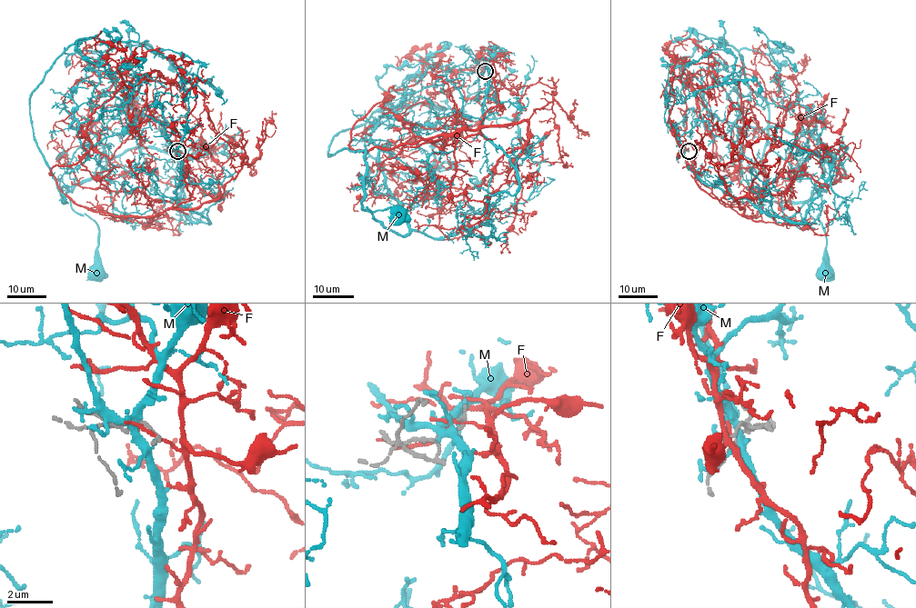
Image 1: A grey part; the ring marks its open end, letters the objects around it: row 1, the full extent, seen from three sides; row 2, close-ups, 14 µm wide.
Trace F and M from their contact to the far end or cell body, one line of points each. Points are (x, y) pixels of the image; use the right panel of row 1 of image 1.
F: (681, 152), (717, 199), (739, 207), (759, 192), (728, 174), (702, 98), (672, 68), (678, 59), (719, 65)
M: (682, 150), (702, 181), (806, 223), (846, 147), (844, 173), (817, 193), (826, 237), (820, 271)

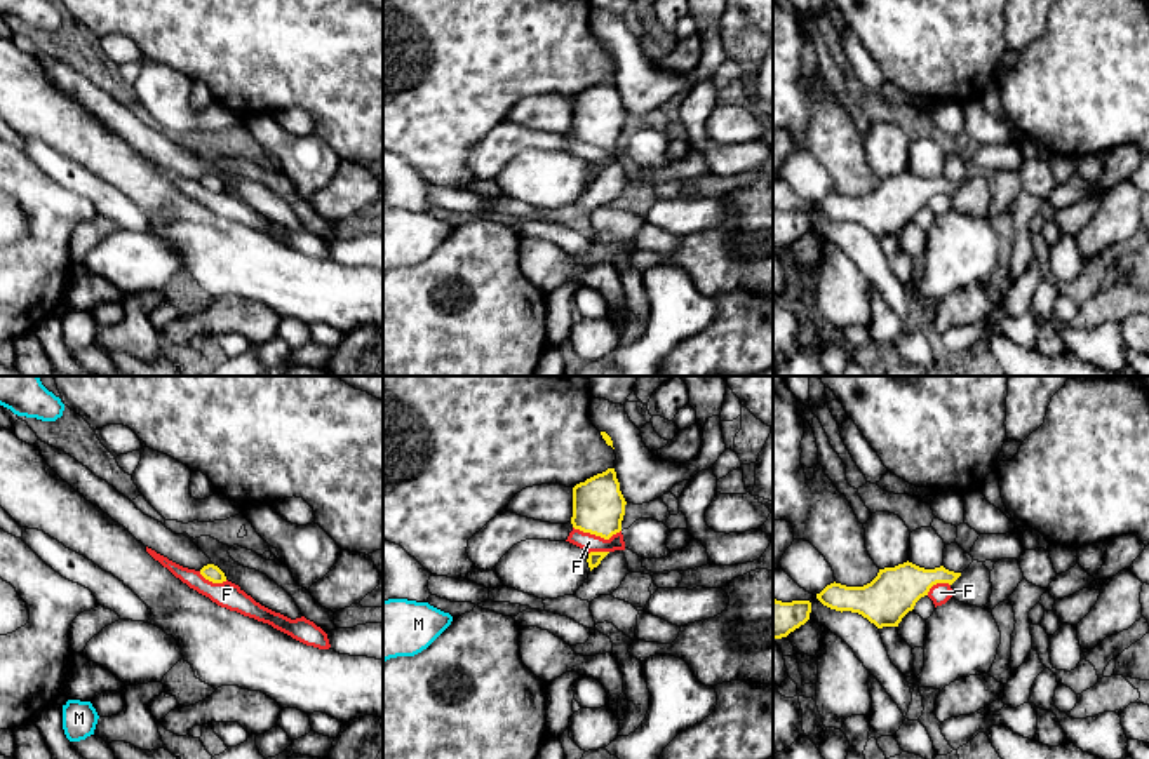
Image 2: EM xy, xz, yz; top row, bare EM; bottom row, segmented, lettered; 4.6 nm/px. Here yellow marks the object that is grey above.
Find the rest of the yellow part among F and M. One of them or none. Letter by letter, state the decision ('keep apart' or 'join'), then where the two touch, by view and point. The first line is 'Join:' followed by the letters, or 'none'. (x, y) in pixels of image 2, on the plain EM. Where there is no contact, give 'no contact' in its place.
Join: none
F: keep apart; meets yellow in xz at (598, 145)
M: keep apart; no contact

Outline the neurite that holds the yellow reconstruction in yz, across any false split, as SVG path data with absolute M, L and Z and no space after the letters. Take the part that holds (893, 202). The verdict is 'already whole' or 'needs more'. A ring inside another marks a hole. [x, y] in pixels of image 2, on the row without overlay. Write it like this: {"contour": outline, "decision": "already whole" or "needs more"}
{"contour": "M907 171L879 179L877 186L863 197L846 197L834 191L816 204L816 209L830 219L858 223L877 238L898 237L933 195L952 195L959 186L961 183L944 176L924 179Z", "decision": "already whole"}

